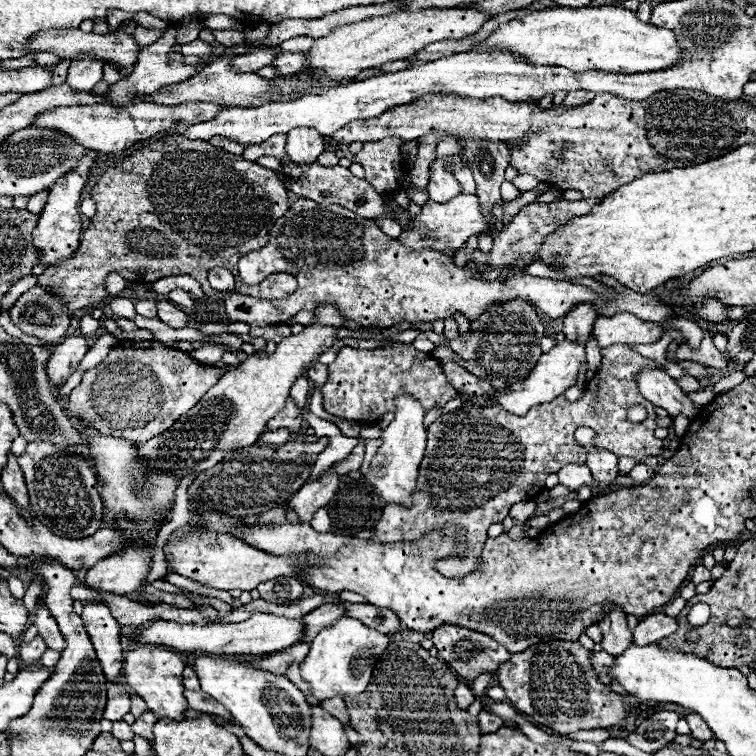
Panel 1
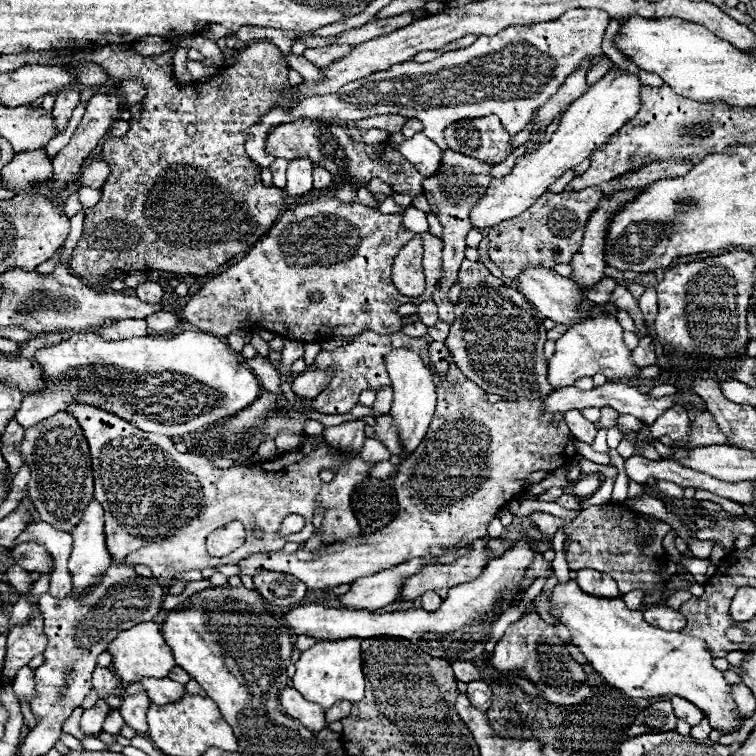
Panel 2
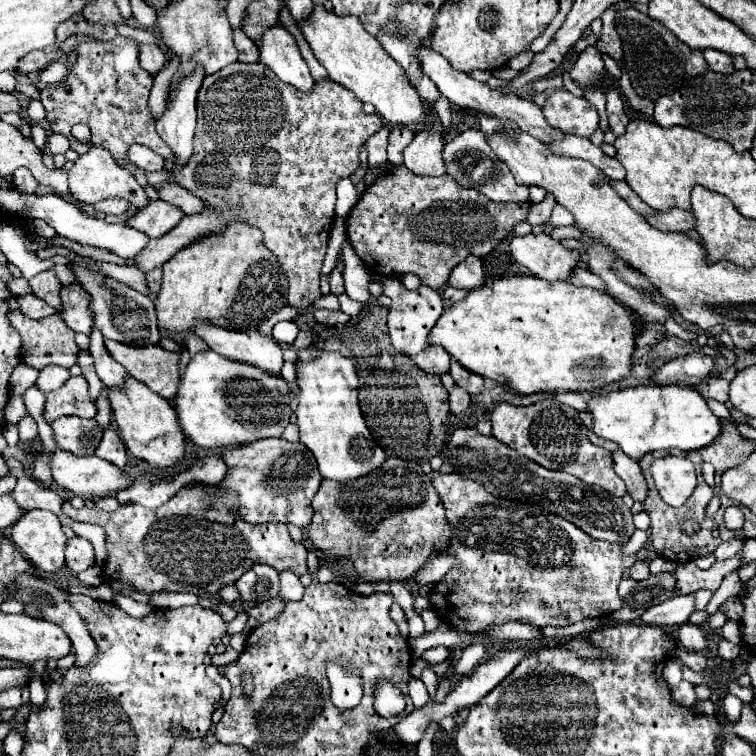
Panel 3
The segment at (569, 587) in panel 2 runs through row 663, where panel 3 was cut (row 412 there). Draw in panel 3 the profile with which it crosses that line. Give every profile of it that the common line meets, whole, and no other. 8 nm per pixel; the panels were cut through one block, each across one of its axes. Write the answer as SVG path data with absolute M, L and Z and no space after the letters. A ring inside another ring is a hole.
M678 384L624 388L610 394L592 396L586 402L588 412L592 414L594 434L616 442L624 454L638 462L652 450L698 450L708 446L716 434L720 434L720 420L712 414L700 392L682 388Z

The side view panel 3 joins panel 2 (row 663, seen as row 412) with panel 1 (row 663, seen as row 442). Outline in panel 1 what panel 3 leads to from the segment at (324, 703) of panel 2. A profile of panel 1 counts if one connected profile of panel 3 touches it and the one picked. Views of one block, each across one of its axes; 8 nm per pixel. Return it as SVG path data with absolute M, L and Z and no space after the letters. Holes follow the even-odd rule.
M340 618L326 626L310 646L306 660L300 666L302 678L310 684L312 694L318 700L334 696L354 696L366 690L378 658L386 652L390 638L374 628L368 628L356 618Z

